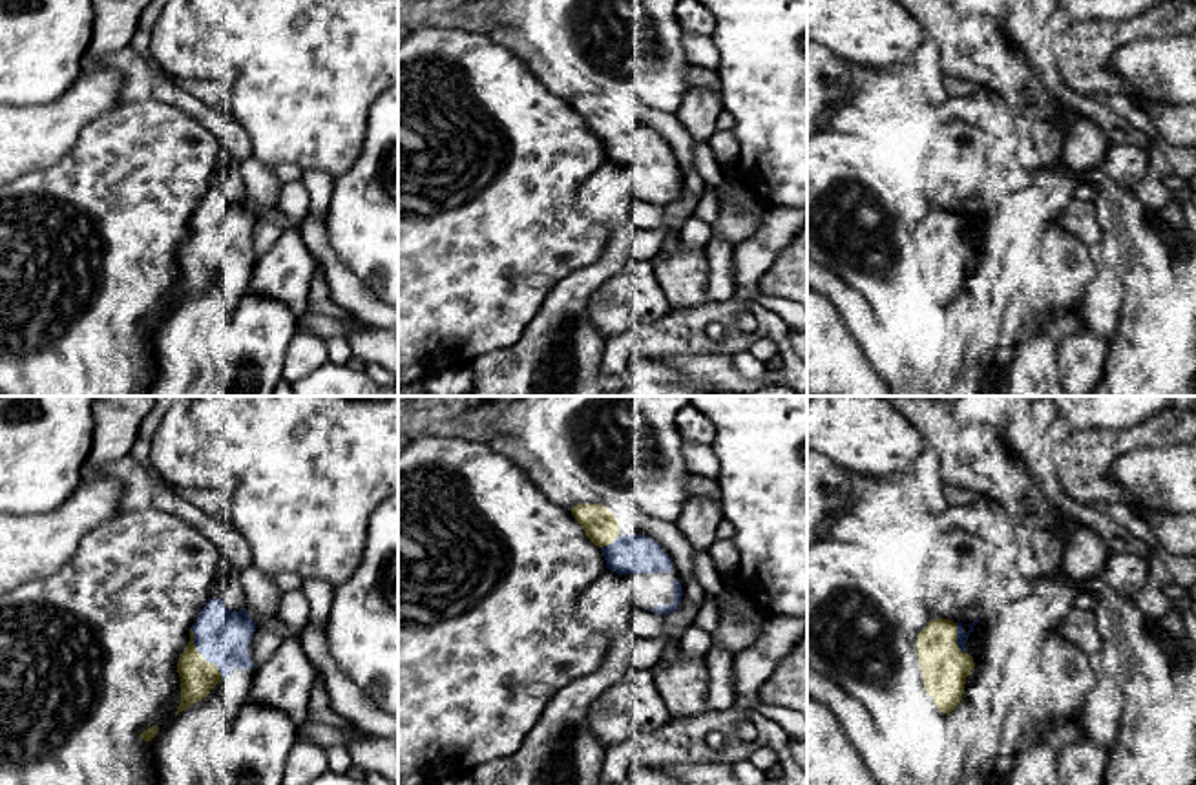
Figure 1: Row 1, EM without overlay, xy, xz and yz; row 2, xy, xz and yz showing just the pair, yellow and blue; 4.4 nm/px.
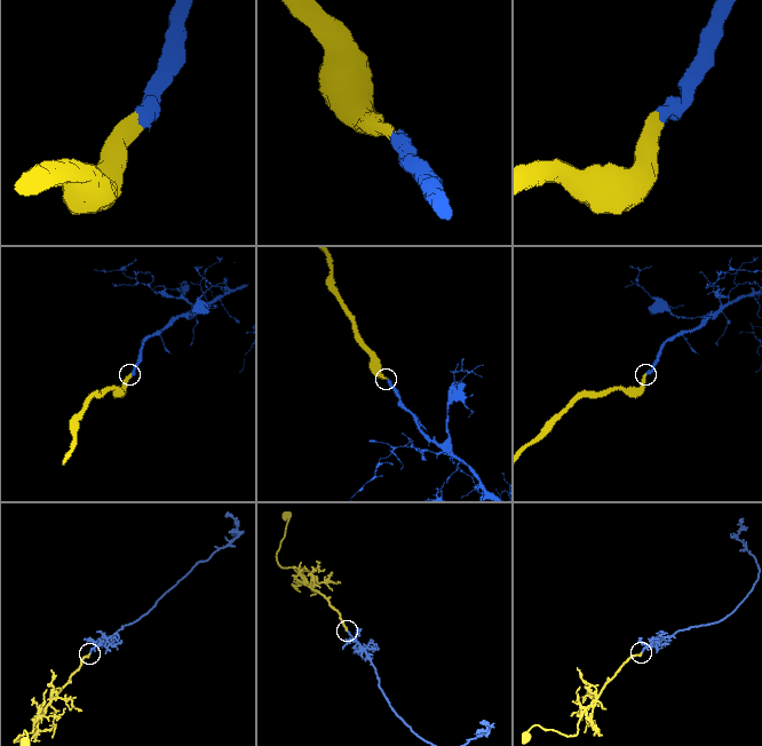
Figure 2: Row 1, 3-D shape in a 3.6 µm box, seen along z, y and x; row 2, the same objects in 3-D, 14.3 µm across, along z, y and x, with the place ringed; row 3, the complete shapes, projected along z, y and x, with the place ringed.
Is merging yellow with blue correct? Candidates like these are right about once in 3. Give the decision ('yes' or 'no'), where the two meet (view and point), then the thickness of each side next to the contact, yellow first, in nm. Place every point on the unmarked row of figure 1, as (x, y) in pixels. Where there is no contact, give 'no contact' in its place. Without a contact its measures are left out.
yes | xy (201, 245) | 160/240 nm

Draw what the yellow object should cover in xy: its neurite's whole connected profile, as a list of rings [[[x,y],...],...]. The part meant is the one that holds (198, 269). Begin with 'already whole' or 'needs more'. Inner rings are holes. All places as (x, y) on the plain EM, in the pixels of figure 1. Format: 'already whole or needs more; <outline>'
needs more; [[[208,190],[177,254],[181,296],[175,307],[205,290],[234,261],[256,257],[248,246],[254,223],[256,214],[247,199],[232,203],[221,190]]]

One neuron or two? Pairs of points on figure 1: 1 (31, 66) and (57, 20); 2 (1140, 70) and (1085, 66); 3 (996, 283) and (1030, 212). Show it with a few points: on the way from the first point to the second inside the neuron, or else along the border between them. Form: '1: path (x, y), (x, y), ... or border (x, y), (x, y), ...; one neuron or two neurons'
1: path (31, 55), (31, 46), (46, 31); one neuron
2: border (1147, 39), (1125, 42), (1107, 64); two neurons
3: path (997, 265), (1014, 230); one neuron

